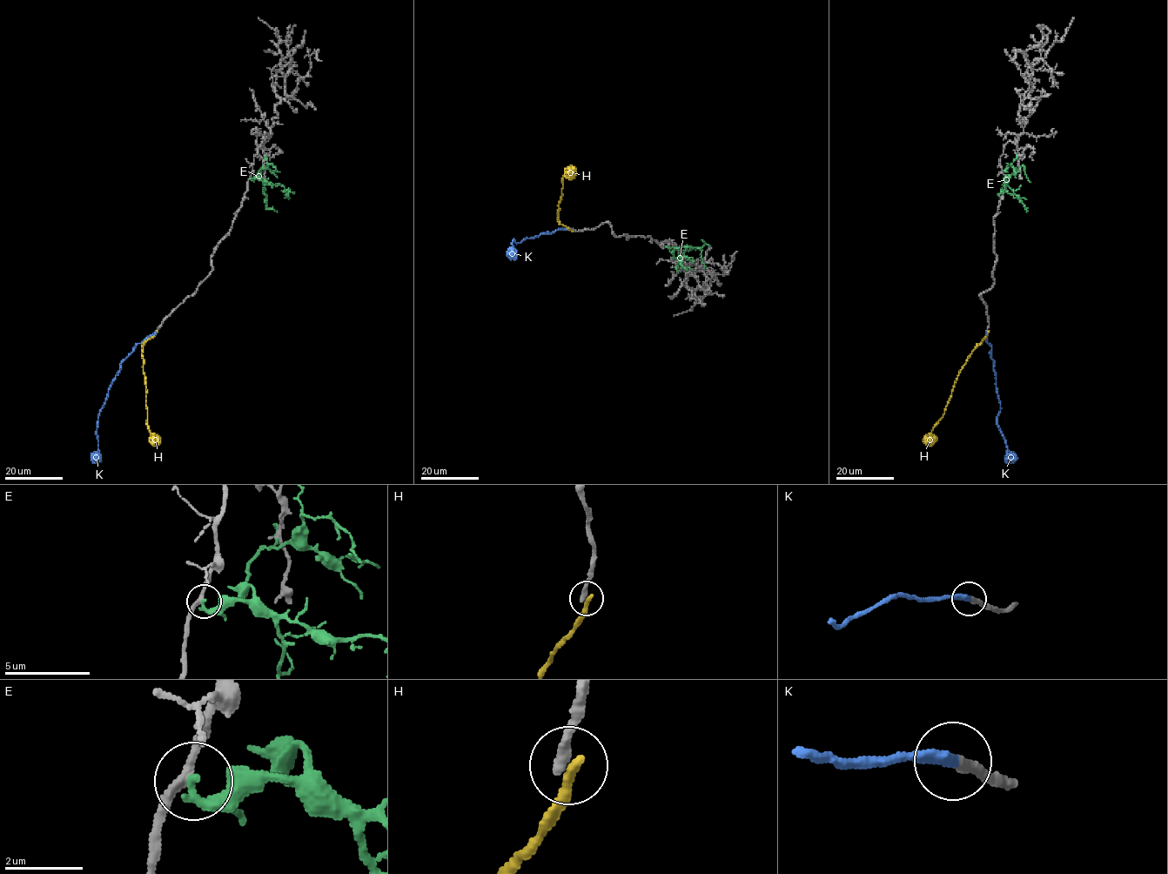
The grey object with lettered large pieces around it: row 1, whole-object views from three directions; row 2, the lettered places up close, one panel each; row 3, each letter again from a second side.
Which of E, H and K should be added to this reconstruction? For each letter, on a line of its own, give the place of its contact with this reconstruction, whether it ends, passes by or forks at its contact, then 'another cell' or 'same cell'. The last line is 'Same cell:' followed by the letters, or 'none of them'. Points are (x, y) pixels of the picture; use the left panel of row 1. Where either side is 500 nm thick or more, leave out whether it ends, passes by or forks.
E: meets grey at (251, 178); it ends there; another cell
H: meets grey at (156, 331); it ends there; another cell
K: meets grey at (156, 332); it ends there; same cell
Same cell: K

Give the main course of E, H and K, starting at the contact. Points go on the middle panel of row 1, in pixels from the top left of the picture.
E: (666, 246), (699, 246), (704, 269)
H: (572, 230), (557, 220), (557, 211), (562, 176), (569, 170), (573, 172)
K: (572, 229), (559, 229), (551, 233), (526, 238), (520, 242), (513, 239), (514, 250), (510, 250), (509, 254)

